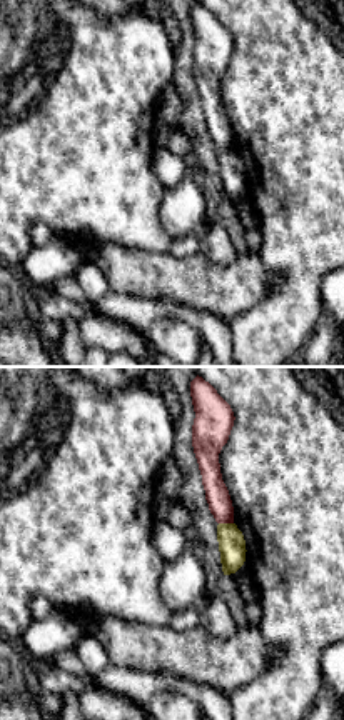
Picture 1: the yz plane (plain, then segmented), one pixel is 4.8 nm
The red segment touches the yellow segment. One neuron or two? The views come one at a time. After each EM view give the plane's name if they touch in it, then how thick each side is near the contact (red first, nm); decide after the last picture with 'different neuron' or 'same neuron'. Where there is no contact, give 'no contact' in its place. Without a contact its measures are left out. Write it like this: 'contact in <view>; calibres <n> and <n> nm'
contact in yz; calibres 120 and 130 nm

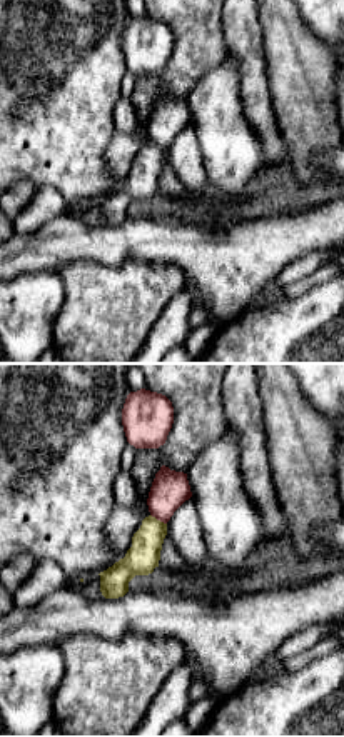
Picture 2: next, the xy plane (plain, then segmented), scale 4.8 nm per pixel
contact in xy; calibres 180 and 160 nm

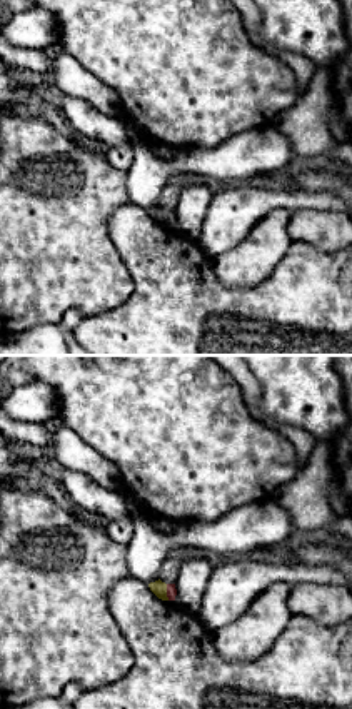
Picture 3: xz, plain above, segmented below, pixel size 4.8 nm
contact in xz; calibres 50 and 70 nm

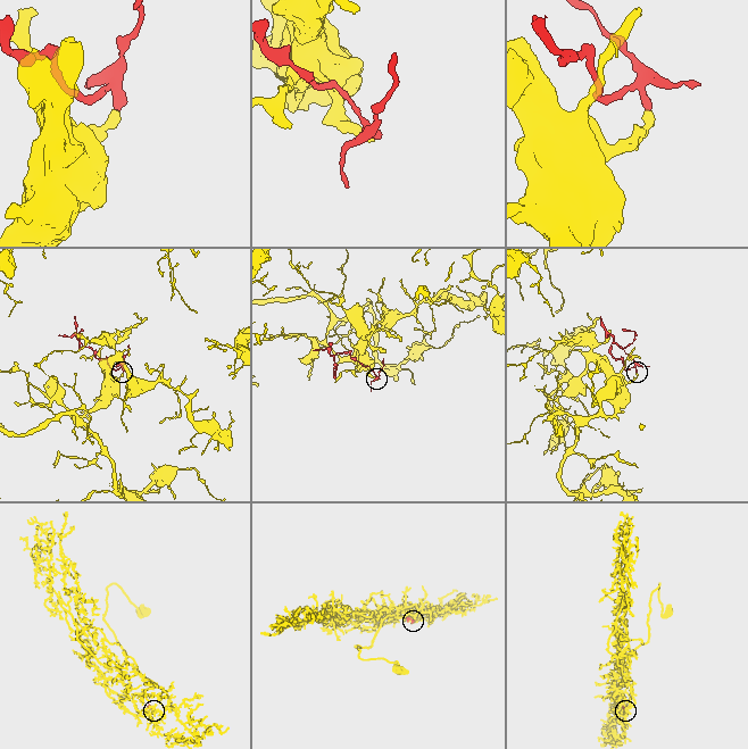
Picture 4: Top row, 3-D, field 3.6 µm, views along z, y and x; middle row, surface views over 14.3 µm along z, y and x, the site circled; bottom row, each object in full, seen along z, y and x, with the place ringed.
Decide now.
different neuron

